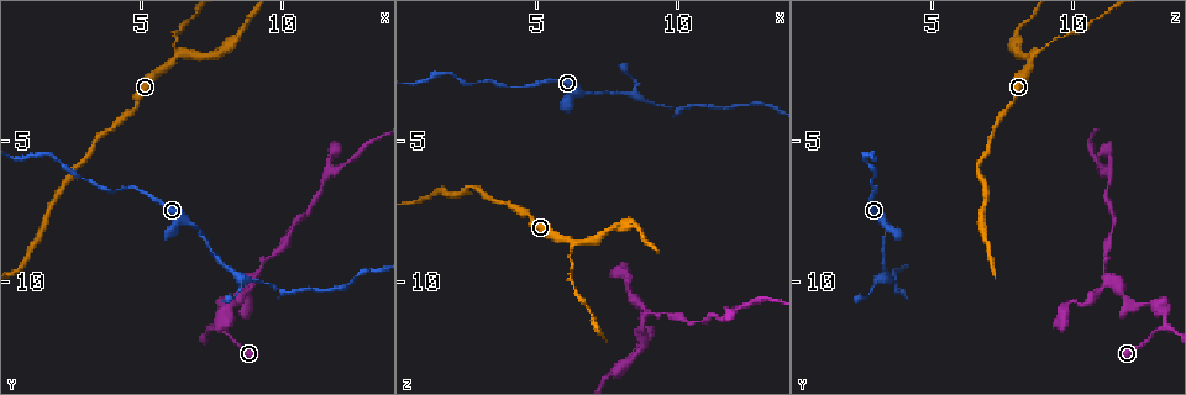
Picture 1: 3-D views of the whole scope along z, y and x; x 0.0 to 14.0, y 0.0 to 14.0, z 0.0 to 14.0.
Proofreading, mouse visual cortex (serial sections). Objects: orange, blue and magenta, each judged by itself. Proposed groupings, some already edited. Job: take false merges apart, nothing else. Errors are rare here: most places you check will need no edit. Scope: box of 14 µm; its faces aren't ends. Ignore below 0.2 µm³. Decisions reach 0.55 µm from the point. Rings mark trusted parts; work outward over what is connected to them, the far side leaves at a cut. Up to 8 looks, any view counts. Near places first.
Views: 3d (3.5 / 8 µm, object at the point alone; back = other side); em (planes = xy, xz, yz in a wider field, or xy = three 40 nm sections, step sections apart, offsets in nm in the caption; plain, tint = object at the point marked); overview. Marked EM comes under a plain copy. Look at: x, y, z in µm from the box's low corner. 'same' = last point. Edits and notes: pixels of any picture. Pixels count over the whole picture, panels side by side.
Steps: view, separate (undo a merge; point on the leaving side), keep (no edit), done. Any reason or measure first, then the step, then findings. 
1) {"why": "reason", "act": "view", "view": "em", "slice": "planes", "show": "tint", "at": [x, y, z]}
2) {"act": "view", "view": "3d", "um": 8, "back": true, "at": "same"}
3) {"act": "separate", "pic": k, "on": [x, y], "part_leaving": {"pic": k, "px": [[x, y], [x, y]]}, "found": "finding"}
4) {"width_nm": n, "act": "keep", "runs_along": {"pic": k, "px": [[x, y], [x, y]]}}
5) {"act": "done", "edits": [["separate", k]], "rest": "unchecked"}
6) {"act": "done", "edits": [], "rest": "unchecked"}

{"why": "three arms meet", "act": "view", "view": "3d", "um": 3.5, "at": [6.3, 2.0, 8.7]}

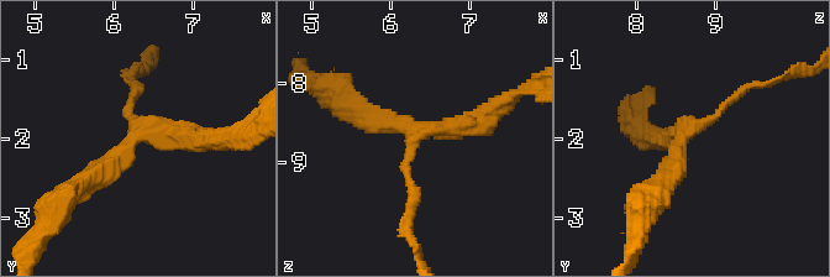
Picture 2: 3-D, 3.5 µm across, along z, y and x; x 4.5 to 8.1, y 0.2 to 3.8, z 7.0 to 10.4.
{"act": "view", "view": "em", "slice": "planes", "show": "tint", "at": [6.30, 1.95, 8.65]}

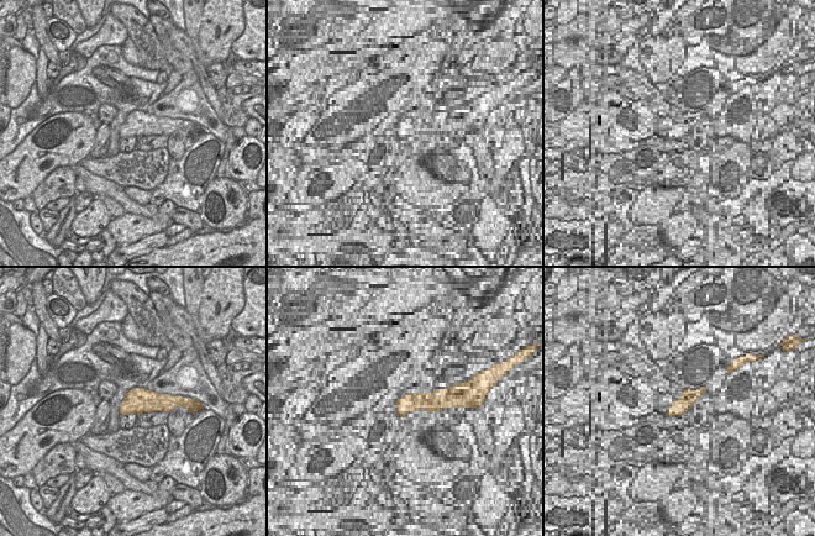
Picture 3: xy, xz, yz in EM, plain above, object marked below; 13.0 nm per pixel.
{"width_nm": 340, "act": "keep", "runs_along": {"pic": 2, "px": [[78, 187], [135, 134], [215, 141]]}, "found": "continuous, no second cell"}

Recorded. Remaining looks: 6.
{"why": "a narrow waist", "act": "view", "view": "3d", "um": 3.5, "at": [6.9, 8.1, 3.4]}

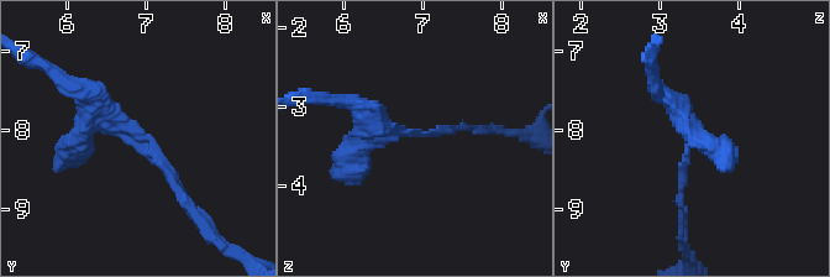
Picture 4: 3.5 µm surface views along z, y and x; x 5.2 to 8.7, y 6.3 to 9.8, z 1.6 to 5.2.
{"act": "view", "view": "em", "slice": "xy", "step": 2, "show": "tint", "at": [6.90, 8.15, 3.40]}

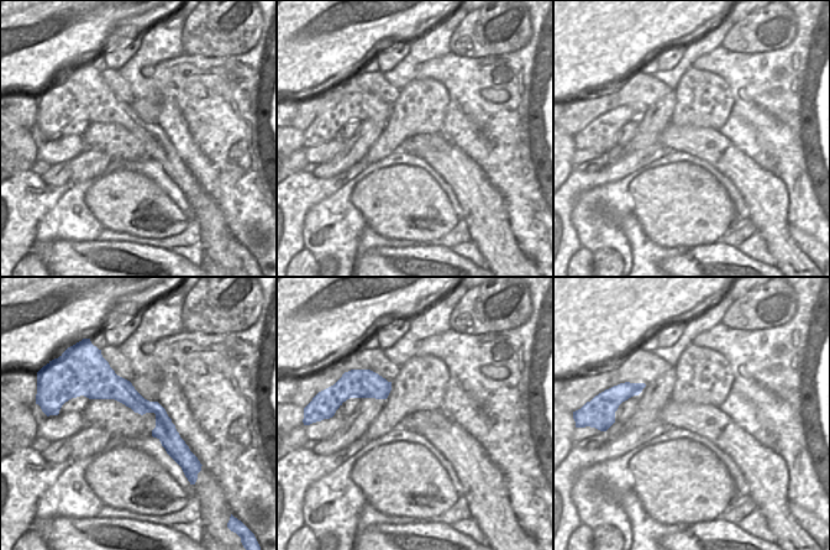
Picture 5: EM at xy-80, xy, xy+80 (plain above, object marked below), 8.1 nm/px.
{"act": "keep", "runs_along": {"pic": 4, "px": [[84, 95], [171, 174], [190, 209]]}, "found": "all the same cell"}

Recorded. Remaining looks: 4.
{"why": "abrupt turn", "act": "view", "view": "3d", "um": 3.5, "at": [8.8, 9.9, 11.3]}

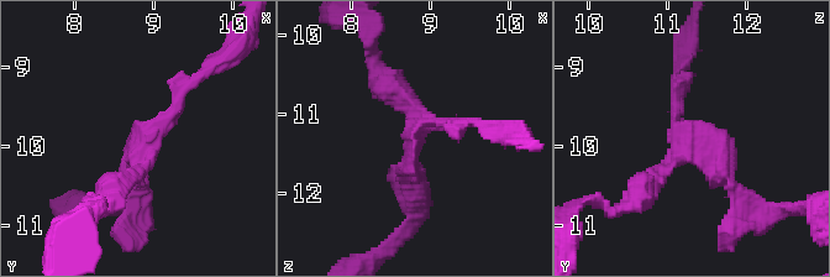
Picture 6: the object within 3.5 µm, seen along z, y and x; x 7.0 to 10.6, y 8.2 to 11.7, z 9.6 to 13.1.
{"arms": 3, "arm_widths_nm": [150, 250, 250], "act": "view", "view": "em", "slice": "xy", "step": 2, "show": "tint", "at": [8.85, 10.00, 11.20]}

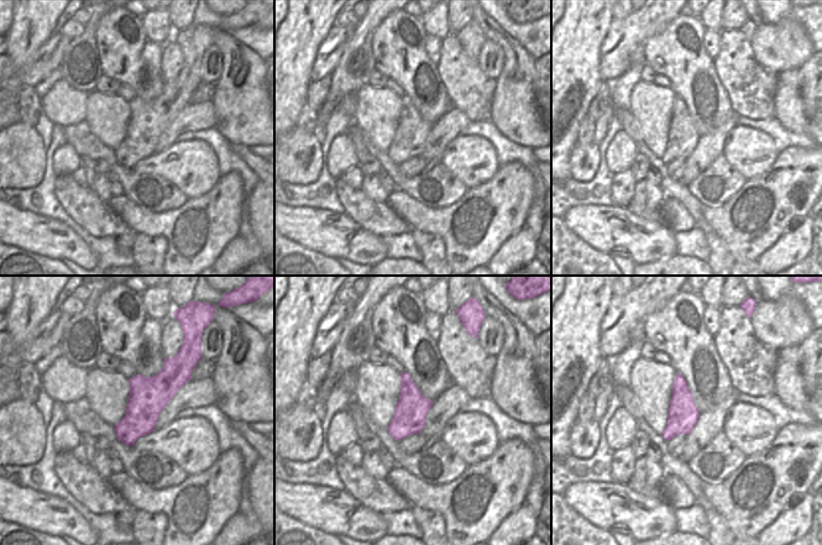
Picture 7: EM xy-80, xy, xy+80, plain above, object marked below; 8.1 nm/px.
{"act": "keep", "runs_along": {"pic": 6, "px": [[741, 196], [676, 135], [676, 82]]}, "found": "all the same cell"}

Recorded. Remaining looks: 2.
{"act": "done", "edits": [], "rest": "unchecked"}

